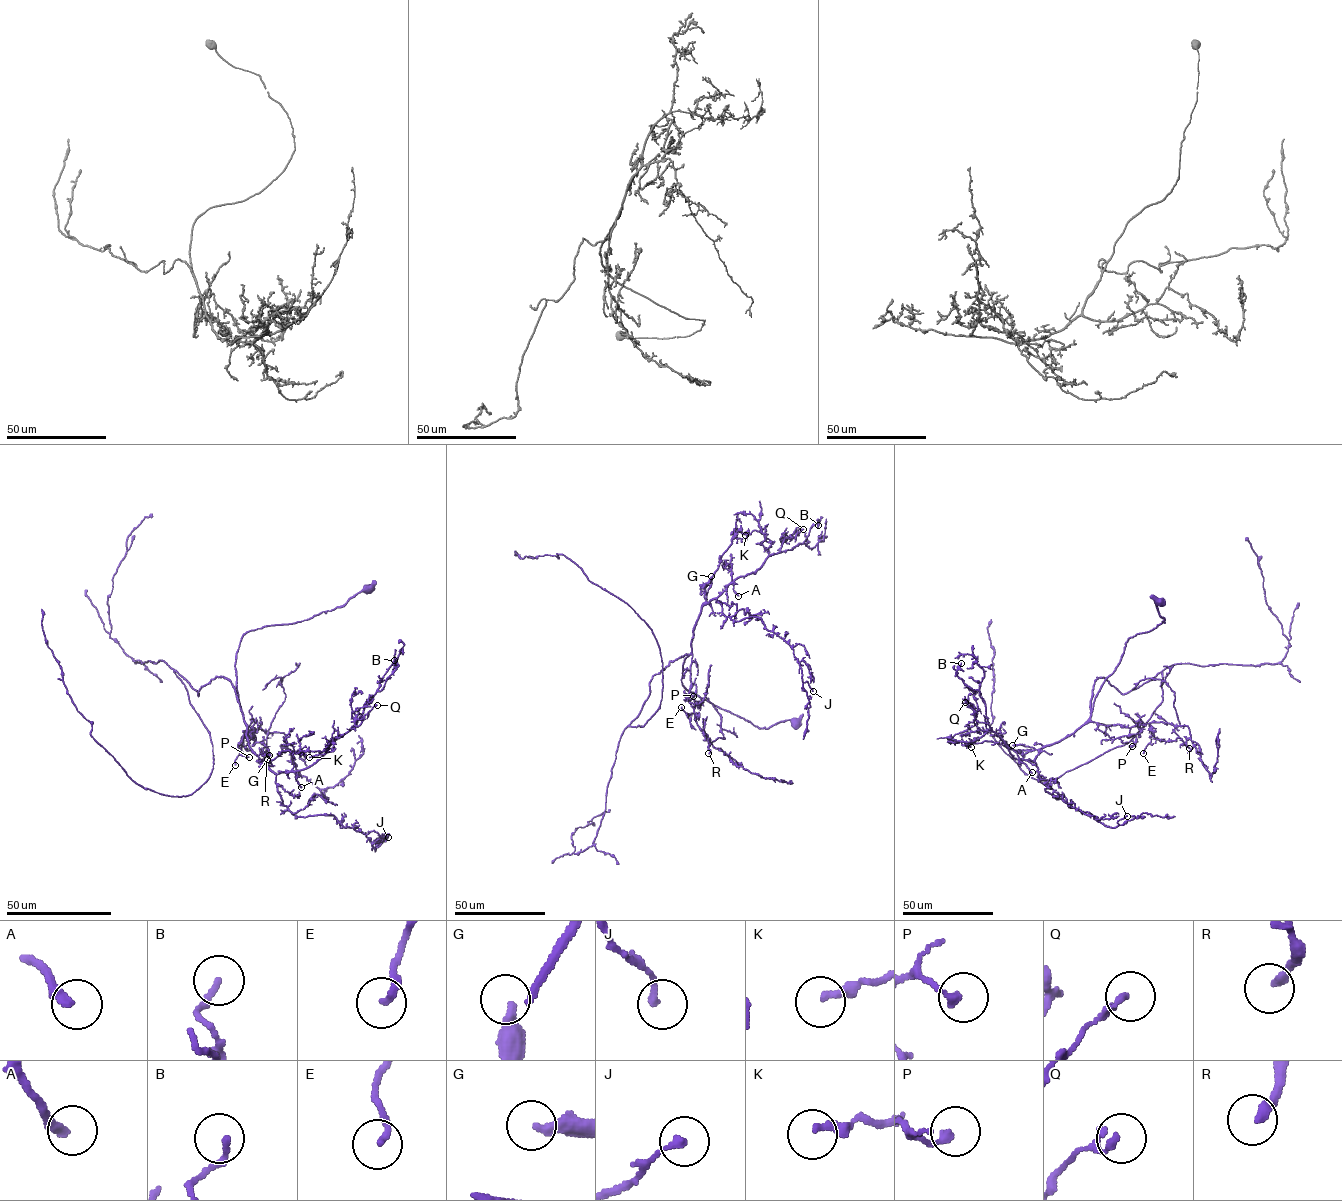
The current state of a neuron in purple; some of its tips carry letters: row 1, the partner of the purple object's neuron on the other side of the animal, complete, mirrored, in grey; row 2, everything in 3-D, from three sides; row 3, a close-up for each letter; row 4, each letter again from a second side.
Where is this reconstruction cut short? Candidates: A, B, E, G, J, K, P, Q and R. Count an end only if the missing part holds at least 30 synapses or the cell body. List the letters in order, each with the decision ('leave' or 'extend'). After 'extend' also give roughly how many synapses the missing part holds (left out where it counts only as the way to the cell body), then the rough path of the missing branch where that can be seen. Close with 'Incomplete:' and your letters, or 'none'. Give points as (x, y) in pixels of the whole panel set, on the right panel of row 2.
A: extend | 90 syn | (1032, 772), (1041, 776), (1054, 772), (1085, 754), (1098, 751)
B: leave
E: extend | 45 syn | (1143, 753), (1130, 759), (1112, 746)
G: leave
J: leave
K: leave
P: leave
Q: leave
R: leave
Incomplete: A, E

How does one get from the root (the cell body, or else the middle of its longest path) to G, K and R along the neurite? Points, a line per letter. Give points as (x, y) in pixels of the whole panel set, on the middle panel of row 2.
G: (795, 723), (786, 720), (767, 729), (758, 727), (682, 685), (683, 663), (692, 652), (693, 627), (711, 576)
K: (795, 723), (758, 727), (682, 685), (701, 608), (738, 578), (754, 573), (768, 555), (761, 532), (745, 535)
R: (795, 723), (758, 727), (689, 692), (681, 680), (689, 654), (689, 700), (697, 725), (708, 738), (708, 753)

